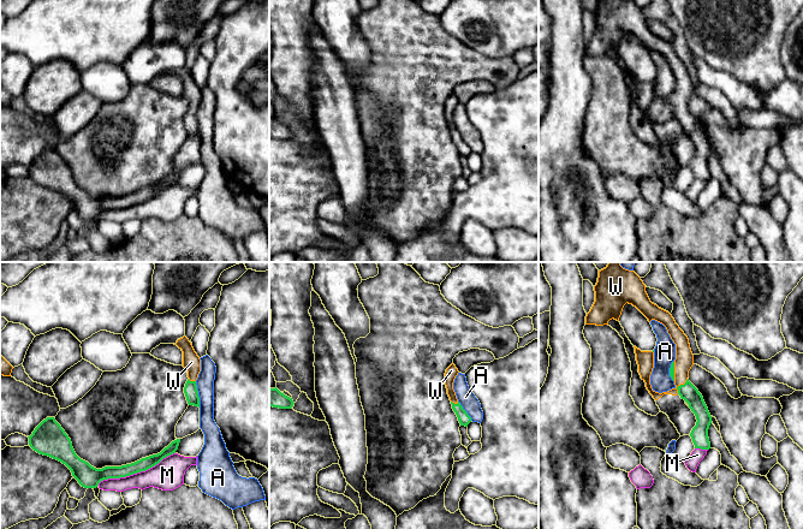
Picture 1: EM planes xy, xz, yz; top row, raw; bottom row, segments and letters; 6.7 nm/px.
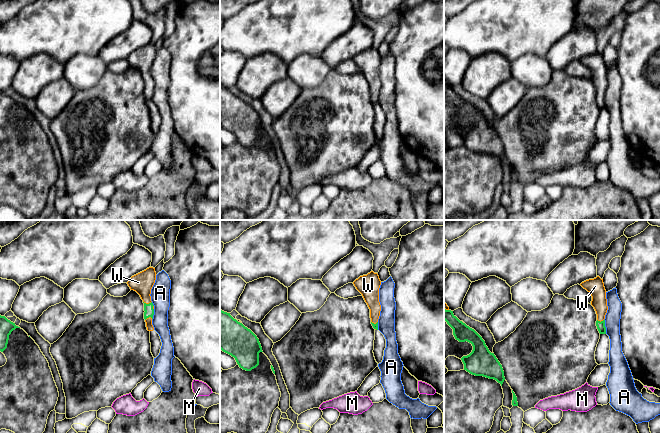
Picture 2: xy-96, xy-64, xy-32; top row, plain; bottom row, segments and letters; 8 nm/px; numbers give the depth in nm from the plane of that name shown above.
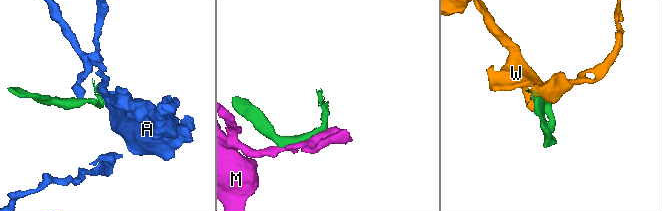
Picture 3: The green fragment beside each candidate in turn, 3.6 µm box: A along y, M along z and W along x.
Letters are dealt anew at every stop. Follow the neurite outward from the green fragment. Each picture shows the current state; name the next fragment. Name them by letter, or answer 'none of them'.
W

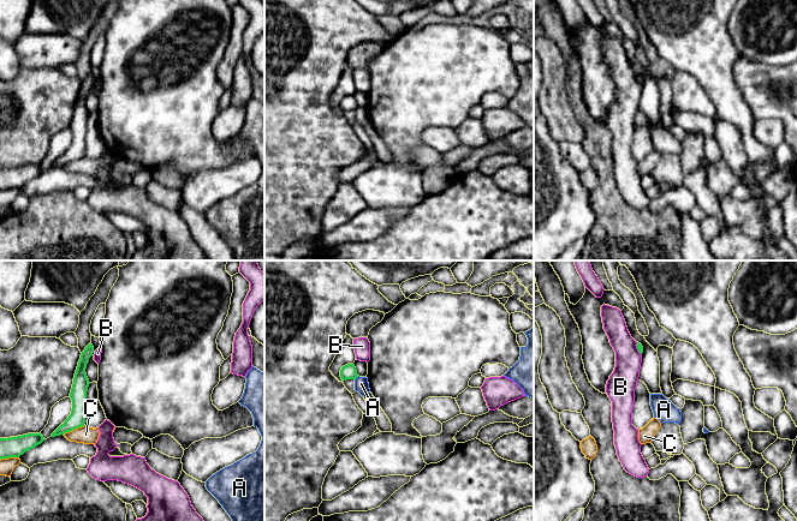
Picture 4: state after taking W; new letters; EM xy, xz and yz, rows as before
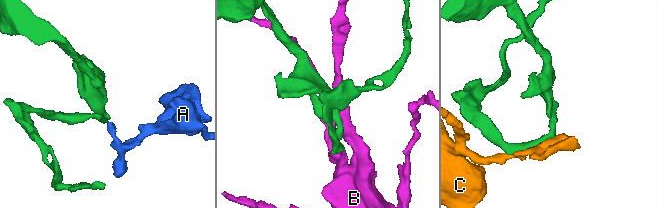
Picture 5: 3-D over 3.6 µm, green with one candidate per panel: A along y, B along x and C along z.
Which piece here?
none of them

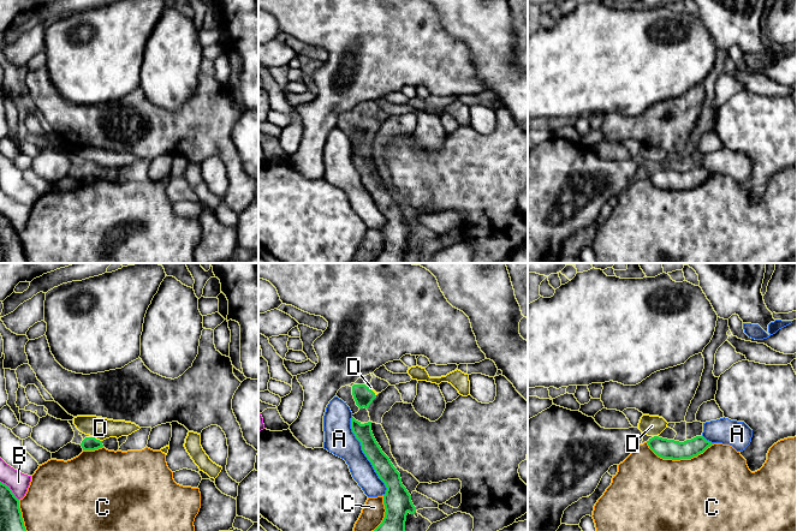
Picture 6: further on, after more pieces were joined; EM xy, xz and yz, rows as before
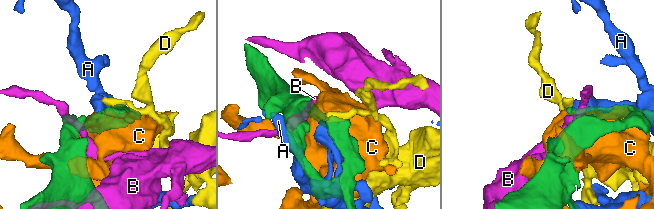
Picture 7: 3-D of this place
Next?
none of them

